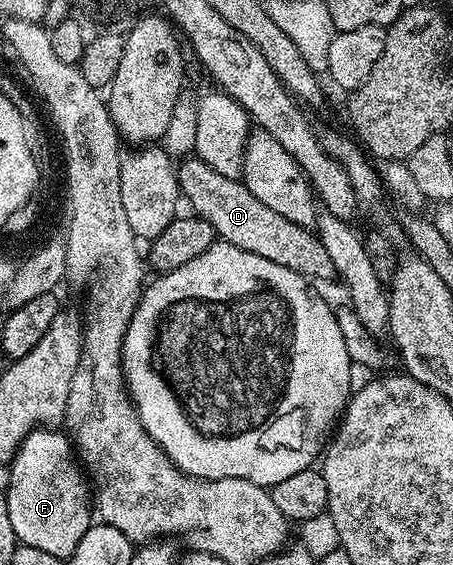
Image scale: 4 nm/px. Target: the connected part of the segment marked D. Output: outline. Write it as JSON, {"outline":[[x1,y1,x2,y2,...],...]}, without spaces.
{"outline":[[191,156,178,165,177,182,180,184,182,197,186,203,191,204,190,209,194,215,209,222,222,241,291,268,306,279,334,279,334,261,323,246,321,238,312,229,294,224,291,220,284,219,279,212,272,211,267,204,260,203,247,189,244,181,222,176,203,163,201,158]]}

